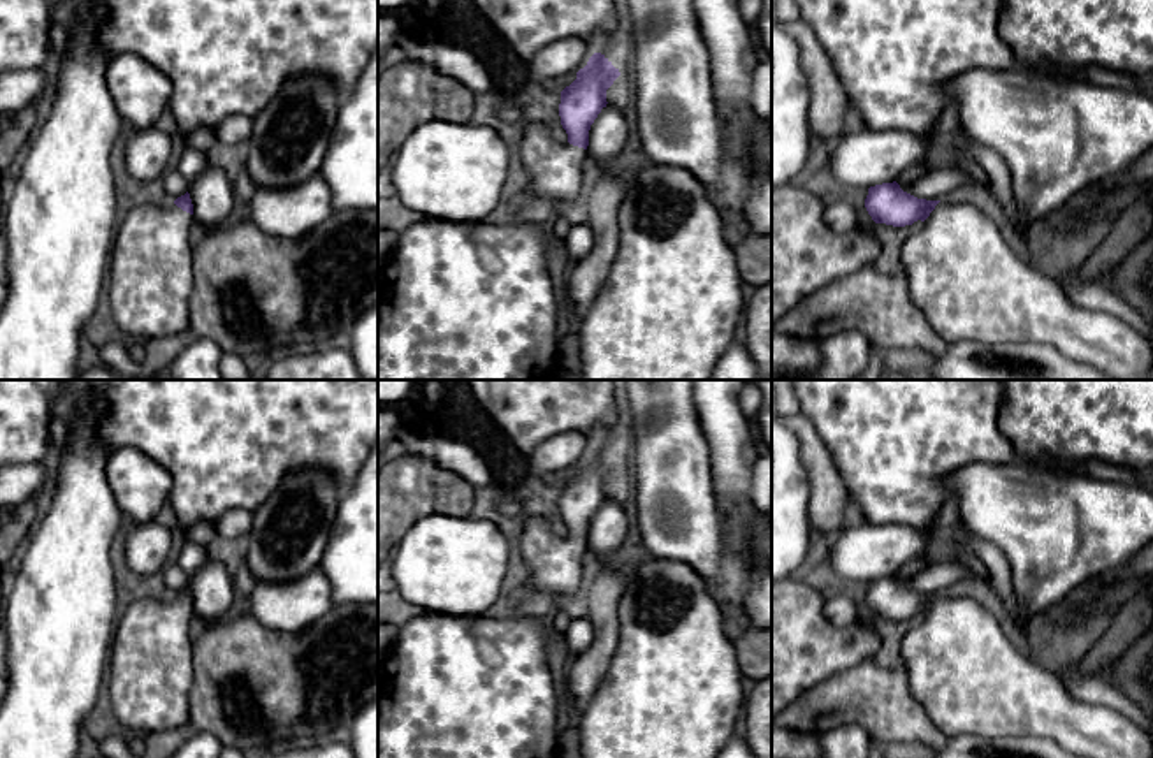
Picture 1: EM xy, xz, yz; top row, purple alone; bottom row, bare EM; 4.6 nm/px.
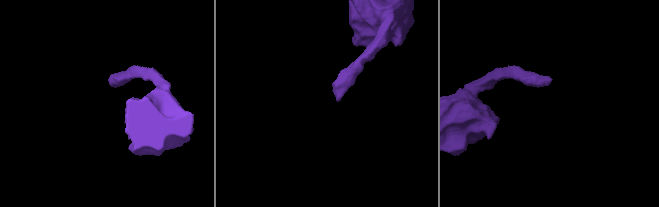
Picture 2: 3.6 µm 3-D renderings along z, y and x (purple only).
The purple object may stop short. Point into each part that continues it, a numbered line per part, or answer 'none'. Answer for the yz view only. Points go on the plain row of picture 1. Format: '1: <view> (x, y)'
1: yz (969, 677)

